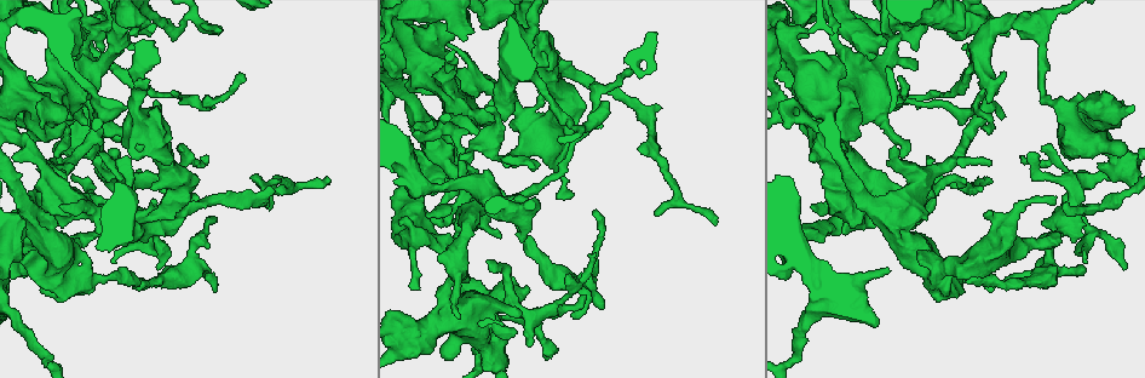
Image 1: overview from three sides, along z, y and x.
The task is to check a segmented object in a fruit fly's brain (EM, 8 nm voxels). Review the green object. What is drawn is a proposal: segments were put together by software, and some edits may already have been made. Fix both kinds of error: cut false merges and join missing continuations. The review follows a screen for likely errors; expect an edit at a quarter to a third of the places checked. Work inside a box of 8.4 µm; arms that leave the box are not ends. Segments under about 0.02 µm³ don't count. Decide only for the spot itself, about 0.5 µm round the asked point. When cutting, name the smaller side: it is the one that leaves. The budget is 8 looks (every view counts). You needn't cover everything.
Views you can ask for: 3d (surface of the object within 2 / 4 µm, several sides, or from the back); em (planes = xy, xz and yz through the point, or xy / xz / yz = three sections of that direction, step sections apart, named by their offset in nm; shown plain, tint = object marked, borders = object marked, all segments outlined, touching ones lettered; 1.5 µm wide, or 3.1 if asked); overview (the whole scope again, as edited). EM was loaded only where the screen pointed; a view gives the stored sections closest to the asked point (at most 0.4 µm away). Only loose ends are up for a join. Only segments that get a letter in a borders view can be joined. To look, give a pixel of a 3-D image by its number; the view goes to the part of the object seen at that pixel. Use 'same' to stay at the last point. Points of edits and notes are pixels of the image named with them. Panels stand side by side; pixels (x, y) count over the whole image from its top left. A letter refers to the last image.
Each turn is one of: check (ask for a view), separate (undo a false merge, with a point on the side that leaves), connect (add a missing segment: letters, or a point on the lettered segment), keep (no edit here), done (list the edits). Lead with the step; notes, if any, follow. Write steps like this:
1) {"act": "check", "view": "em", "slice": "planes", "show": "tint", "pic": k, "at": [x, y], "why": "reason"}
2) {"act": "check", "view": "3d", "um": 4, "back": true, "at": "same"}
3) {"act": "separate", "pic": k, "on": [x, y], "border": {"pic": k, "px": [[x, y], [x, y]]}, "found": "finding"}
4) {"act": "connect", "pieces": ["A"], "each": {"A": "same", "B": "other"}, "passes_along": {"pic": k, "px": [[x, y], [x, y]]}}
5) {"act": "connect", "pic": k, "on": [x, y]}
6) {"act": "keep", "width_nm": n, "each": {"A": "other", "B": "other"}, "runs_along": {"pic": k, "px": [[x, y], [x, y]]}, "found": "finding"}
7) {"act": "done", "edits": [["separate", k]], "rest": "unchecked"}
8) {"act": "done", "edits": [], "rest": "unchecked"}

{"act": "check", "view": "3d", "um": 4, "pic": 1, "at": [28, 257], "why": "branch stops here"}

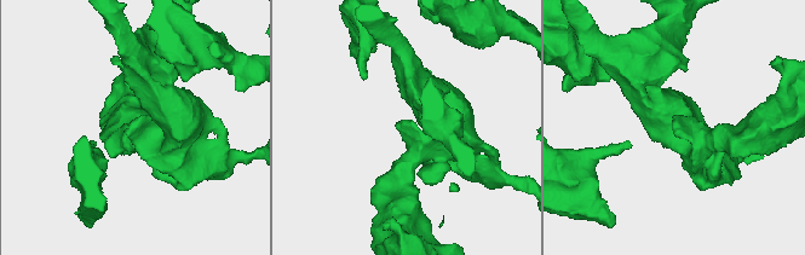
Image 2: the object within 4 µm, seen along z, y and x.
{"act": "check", "view": "em", "slice": "xy", "step": 4, "show": "borders", "pic": 2, "at": [673, 119], "why": "now the EM"}

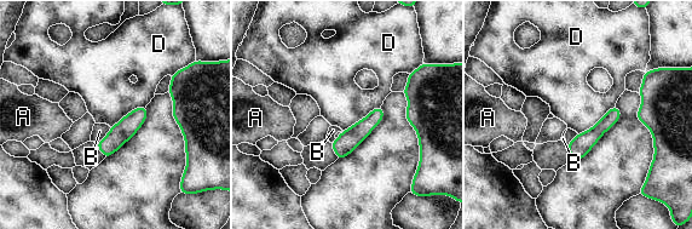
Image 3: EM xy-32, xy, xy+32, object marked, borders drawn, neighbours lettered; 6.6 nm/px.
{"act": "check", "view": "em", "slice": "planes", "show": "borders", "at": "same"}

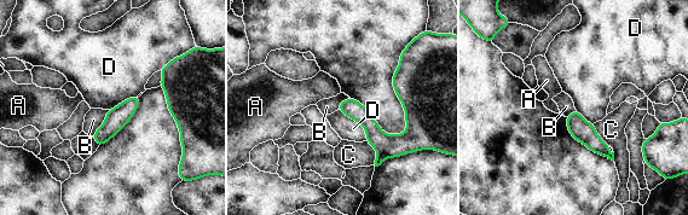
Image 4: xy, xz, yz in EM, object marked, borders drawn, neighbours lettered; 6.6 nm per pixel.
{"act": "keep", "each": {"A": "other", "B": "other", "C": "other", "D": "other"}, "border": {"pic": 4, "px": [[109, 110], [104, 122], [92, 137]]}, "found": "none of them fits"}

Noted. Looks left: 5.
{"act": "check", "view": "em", "slice": "planes", "show": "borders", "pic": 1, "at": [655, 215], "why": "thin end"}

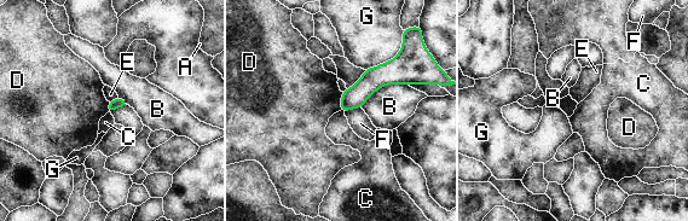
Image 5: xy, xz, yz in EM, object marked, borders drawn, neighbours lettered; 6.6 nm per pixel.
{"act": "keep", "each": {"A": "other", "B": "other", "C": "other", "D": "other", "E": "other", "F": "other", "G": "other"}, "border": {"pic": 5, "px": [[342, 92], [339, 110]]}, "found": "no lettered segment goes on from it"}

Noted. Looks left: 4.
{"act": "check", "view": "em", "slice": "planes", "show": "borders", "pic": 1, "at": [135, 35], "why": "stops while still wide"}

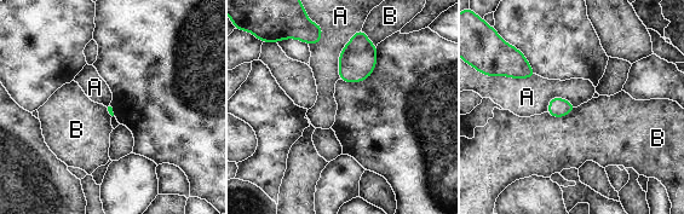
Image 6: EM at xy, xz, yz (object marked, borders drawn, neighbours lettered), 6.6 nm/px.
{"act": "keep", "each": {"A": "other", "B": "other"}, "border": {"pic": 6, "px": [[575, 108], [562, 116], [547, 113]]}, "found": "none of them fits"}

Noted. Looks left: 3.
{"act": "done", "edits": [], "rest": "unchecked"}

